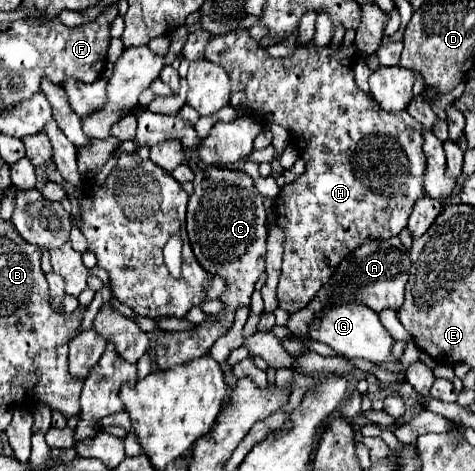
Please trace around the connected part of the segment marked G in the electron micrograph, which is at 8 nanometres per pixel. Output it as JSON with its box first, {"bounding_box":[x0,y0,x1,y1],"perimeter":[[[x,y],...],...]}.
{"bounding_box":[309,302,393,364],"perimeter":[[[353,302],[353,304],[335,304],[327,306],[319,318],[313,320],[309,336],[317,342],[329,344],[337,354],[345,358],[365,358],[375,364],[387,364],[391,362],[391,344],[393,338],[379,322],[379,316],[369,310],[365,304]]]}

